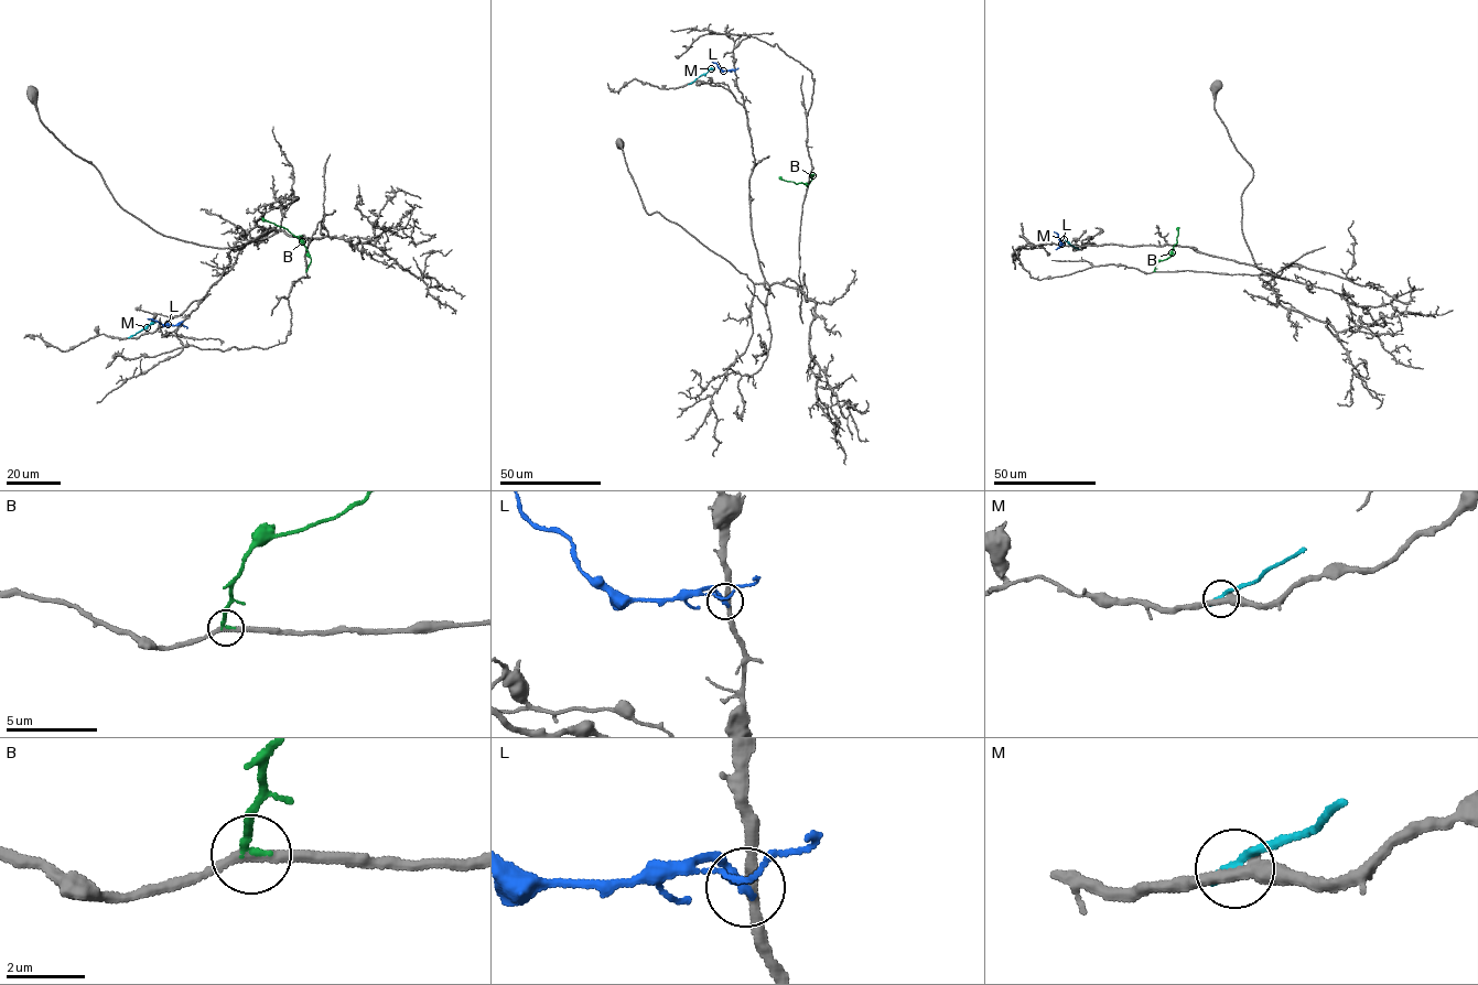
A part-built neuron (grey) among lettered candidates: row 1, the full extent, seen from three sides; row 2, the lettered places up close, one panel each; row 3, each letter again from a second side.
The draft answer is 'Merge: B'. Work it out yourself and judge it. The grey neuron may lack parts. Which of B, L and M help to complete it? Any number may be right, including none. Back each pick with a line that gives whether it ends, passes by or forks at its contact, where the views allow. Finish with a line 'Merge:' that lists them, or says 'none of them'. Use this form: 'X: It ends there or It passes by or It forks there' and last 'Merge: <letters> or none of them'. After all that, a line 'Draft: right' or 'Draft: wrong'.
B: It ends there
Merge: B
Draft: right

